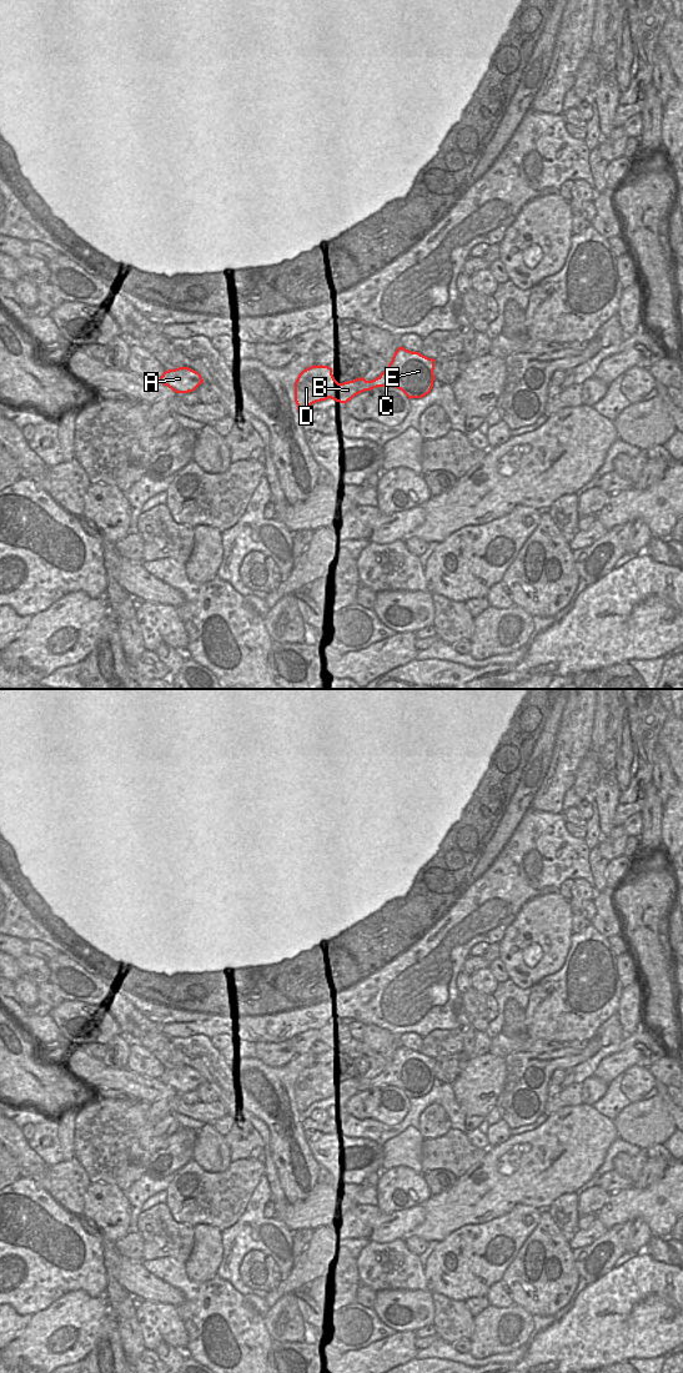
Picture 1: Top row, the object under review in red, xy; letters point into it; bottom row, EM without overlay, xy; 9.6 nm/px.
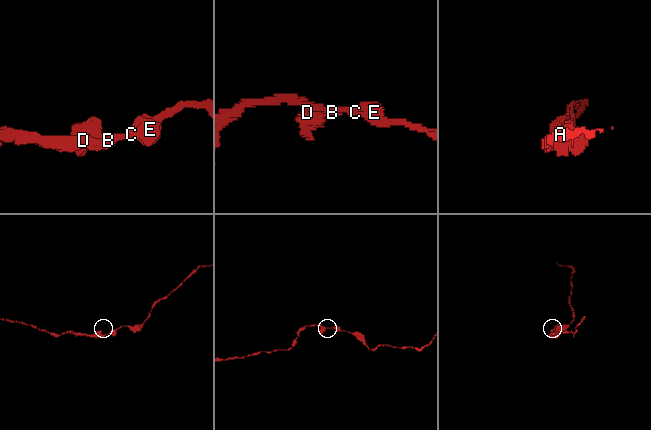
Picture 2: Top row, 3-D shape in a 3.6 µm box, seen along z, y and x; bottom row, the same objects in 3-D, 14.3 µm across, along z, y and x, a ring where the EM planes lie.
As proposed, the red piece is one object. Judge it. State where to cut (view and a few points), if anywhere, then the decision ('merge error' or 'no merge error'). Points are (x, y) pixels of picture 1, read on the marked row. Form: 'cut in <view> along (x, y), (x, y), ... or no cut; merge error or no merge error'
no cut; no merge error

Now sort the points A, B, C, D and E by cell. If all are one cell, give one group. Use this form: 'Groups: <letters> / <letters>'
Groups: A B C D E.

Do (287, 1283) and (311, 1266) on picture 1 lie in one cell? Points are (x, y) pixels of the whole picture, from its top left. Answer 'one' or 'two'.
one

